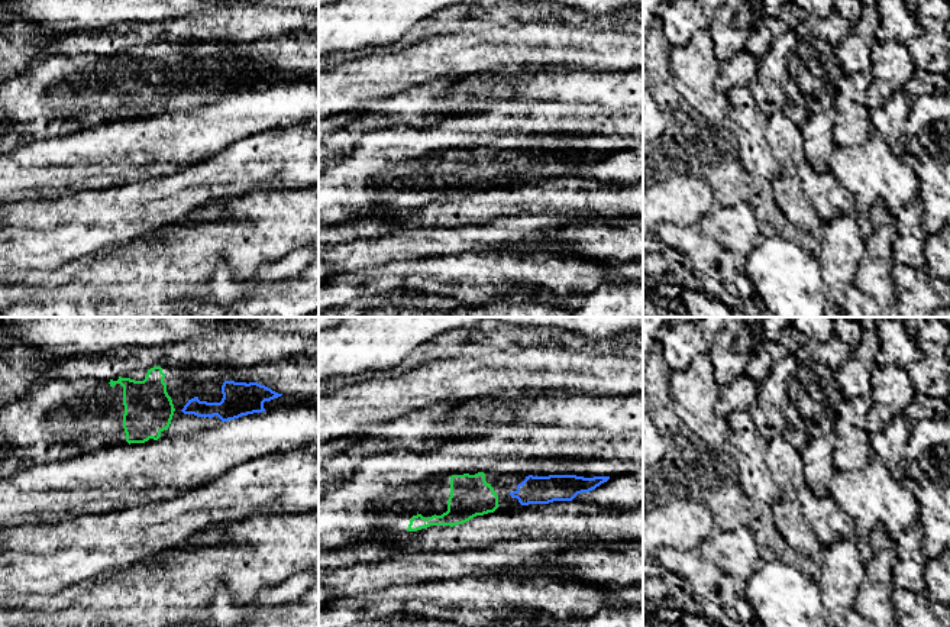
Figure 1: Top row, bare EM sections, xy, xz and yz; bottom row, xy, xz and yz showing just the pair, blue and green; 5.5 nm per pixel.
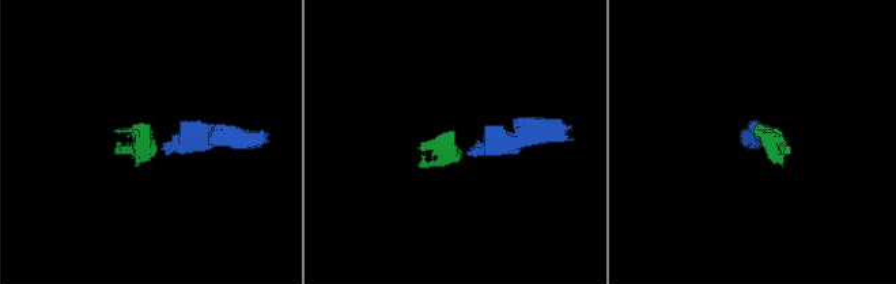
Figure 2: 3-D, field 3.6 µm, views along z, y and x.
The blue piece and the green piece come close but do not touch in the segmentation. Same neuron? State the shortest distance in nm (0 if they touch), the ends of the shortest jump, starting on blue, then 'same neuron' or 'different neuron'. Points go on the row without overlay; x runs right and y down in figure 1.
gap 40 nm; span xy (181, 86), (174, 86); same neuron

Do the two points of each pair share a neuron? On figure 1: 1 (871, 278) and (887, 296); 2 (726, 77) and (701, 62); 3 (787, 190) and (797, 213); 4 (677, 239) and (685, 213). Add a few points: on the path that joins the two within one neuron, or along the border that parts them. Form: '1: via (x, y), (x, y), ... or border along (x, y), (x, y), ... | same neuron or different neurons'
1: via (875, 283), (884, 291) | same neuron
2: border along (721, 64), (717, 87), (726, 94) | different neurons
3: via (789, 196), (797, 207) | same neuron
4: border along (658, 223), (697, 228) | different neurons

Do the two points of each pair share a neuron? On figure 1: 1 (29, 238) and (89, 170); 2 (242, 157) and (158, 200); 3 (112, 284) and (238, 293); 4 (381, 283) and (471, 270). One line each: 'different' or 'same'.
1: different
2: same
3: different
4: same

